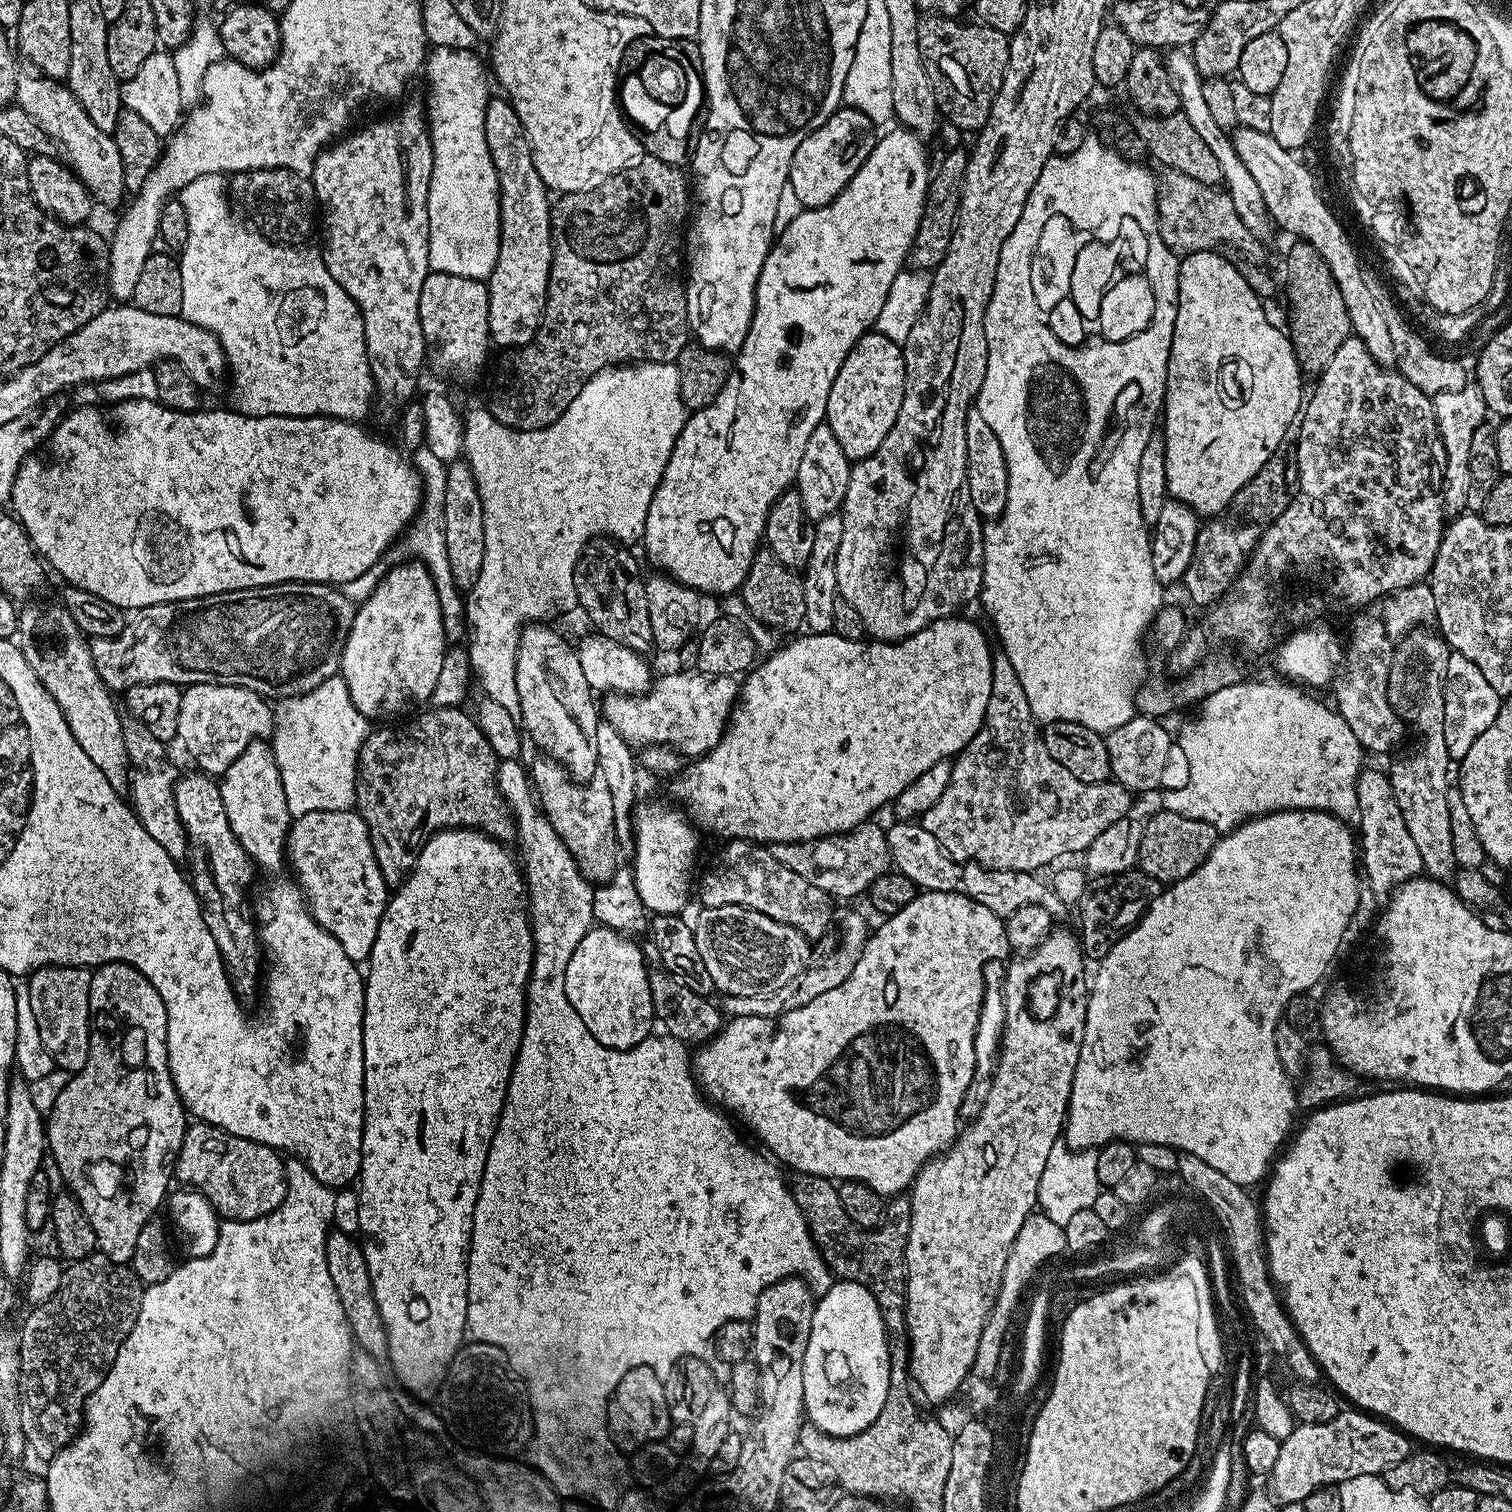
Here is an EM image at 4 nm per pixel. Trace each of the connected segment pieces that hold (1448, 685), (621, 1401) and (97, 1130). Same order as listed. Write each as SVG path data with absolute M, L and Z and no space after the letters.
M1457 652L1449 655L1444 683L1444 733L1449 761L1459 762L1466 758L1470 746L1474 746L1474 741L1490 727L1494 718L1498 718L1501 703L1501 696L1490 682L1486 682L1482 670L1478 670L1470 658Z
M648 1364L632 1367L618 1382L616 1393L608 1404L608 1434L613 1445L624 1452L639 1453L655 1445L655 1440L663 1441L667 1437L674 1421L670 1411L670 1392L660 1381L661 1373Z
M101 964L92 972L90 982L90 1014L89 1021L94 1025L92 1037L90 1038L90 1050L88 1051L88 1061L80 1072L75 1073L69 1079L68 1084L58 1094L58 1102L53 1106L50 1115L46 1120L46 1148L56 1159L56 1168L60 1171L60 1176L65 1180L67 1191L76 1197L76 1201L82 1206L90 1226L94 1226L96 1235L96 1246L114 1262L128 1264L134 1254L134 1246L138 1242L138 1234L147 1220L153 1219L157 1215L156 1207L165 1203L169 1195L168 1176L170 1180L170 1169L173 1167L178 1150L182 1146L184 1129L186 1127L186 1109L180 1101L172 1075L168 1069L168 1055L166 1054L166 1034L168 1033L168 1019L166 1018L166 1006L160 997L159 988L155 988L142 973L130 967L129 964Z

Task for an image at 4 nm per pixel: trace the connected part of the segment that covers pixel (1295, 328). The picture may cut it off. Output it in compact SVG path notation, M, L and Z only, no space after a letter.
M1296 240L1292 244L1286 258L1286 286L1284 282L1284 296L1286 292L1286 298L1290 304L1288 336L1292 342L1292 348L1295 350L1296 361L1298 361L1301 371L1308 376L1310 374L1318 376L1330 364L1338 347L1342 346L1342 343L1348 340L1353 333L1352 323L1347 313L1346 302L1343 301L1342 290L1339 290L1338 282L1335 282L1325 259L1309 243Z

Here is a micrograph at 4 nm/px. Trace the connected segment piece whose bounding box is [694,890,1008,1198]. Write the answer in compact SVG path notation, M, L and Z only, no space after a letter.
M921 891L914 898L914 902L910 902L910 906L906 906L906 910L898 910L896 916L887 917L886 922L884 922L884 925L880 928L880 932L873 931L871 933L871 936L864 947L864 955L858 958L858 966L854 966L854 974L850 974L850 978L846 982L842 982L842 986L838 986L834 990L826 990L826 994L822 998L814 998L814 1002L810 1002L806 1006L798 1006L798 1010L782 1014L777 1020L761 1020L759 1018L729 1019L726 1026L721 1028L717 1035L713 1036L711 1040L699 1045L697 1052L700 1053L698 1053L697 1056L695 1053L694 1056L694 1079L696 1083L699 1084L700 1091L704 1093L705 1097L707 1097L713 1105L719 1106L729 1113L732 1111L733 1114L731 1113L731 1115L733 1117L741 1116L741 1118L744 1119L745 1126L769 1148L767 1151L771 1153L781 1165L792 1164L793 1173L824 1176L826 1179L833 1182L862 1180L866 1186L873 1188L879 1196L885 1198L899 1196L905 1190L911 1189L914 1174L919 1172L921 1167L927 1164L931 1157L937 1155L938 1150L947 1149L948 1145L951 1144L954 1139L954 1133L957 1131L956 1119L960 1116L960 1092L967 1090L968 1076L972 1076L976 1072L976 1004L980 1004L984 1000L984 964L990 963L992 956L999 954L1000 948L1002 948L1002 950L1008 948L1008 939L1006 938L1006 934L1002 931L1002 917L998 914L994 914L994 910L984 908L982 902L974 902L970 898L966 898L962 895L961 892Z

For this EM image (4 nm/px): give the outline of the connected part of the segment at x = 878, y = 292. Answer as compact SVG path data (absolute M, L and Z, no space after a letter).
M896 126L893 132L886 133L884 137L881 135L876 145L872 147L866 162L858 170L858 174L850 178L850 182L842 190L842 194L834 198L834 202L821 208L801 210L798 218L794 218L794 222L790 222L786 230L778 233L778 239L773 243L760 271L756 283L756 310L752 313L750 330L742 342L740 351L735 353L734 367L728 376L726 386L722 386L718 398L714 398L710 406L689 415L682 434L678 436L678 442L670 454L670 462L666 462L662 482L650 502L650 510L646 516L642 547L648 551L649 558L660 567L657 569L677 580L679 584L684 584L701 594L709 592L716 598L731 596L743 589L744 579L748 576L752 560L762 544L770 506L781 494L795 485L798 466L802 466L802 453L806 450L806 442L810 434L814 434L816 427L825 423L830 386L834 386L834 378L838 378L838 370L842 370L842 362L846 362L846 354L850 354L858 338L862 338L865 332L875 325L878 314L882 314L886 294L890 294L890 286L894 286L894 278L905 271L908 252L918 234L918 226L924 213L924 200L928 197L930 167L928 168L928 156L924 153L924 144L925 141L921 137L903 126Z

